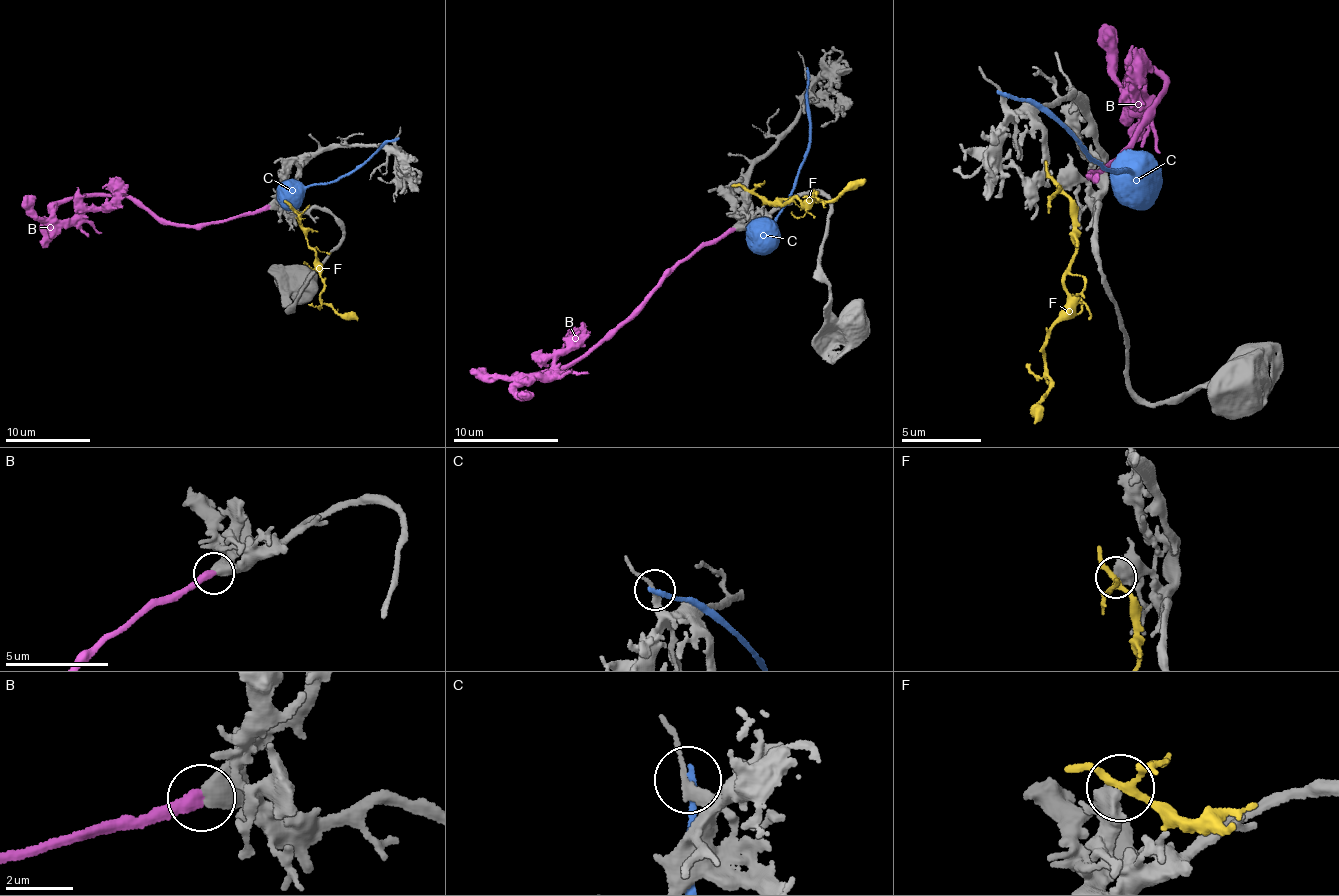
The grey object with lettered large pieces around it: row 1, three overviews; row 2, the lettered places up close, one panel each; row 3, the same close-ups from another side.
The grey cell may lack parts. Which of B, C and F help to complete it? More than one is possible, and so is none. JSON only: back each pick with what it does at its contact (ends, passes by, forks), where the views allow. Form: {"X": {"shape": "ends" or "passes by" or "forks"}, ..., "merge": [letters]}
{"B": {"shape": "ends"}, "merge": ["B"]}

